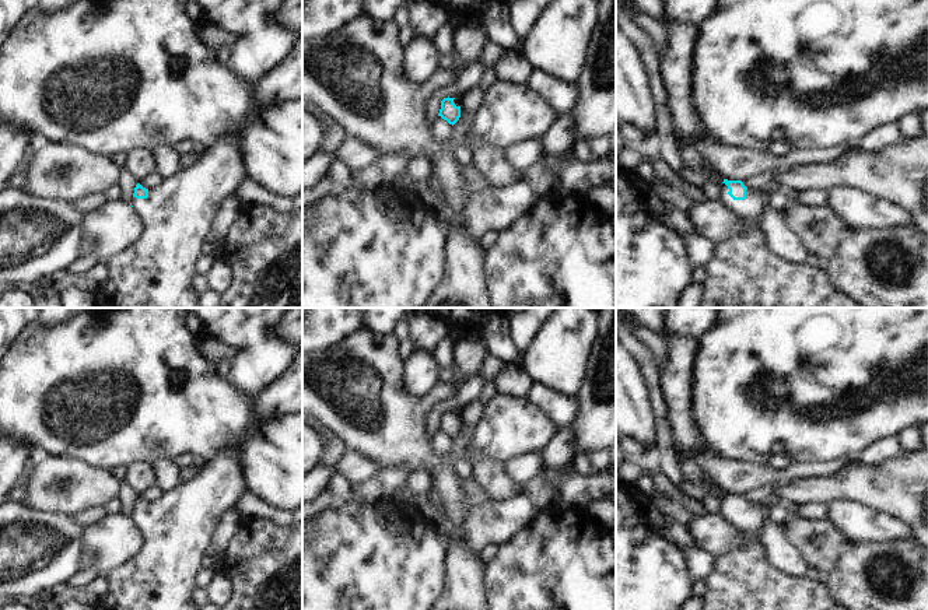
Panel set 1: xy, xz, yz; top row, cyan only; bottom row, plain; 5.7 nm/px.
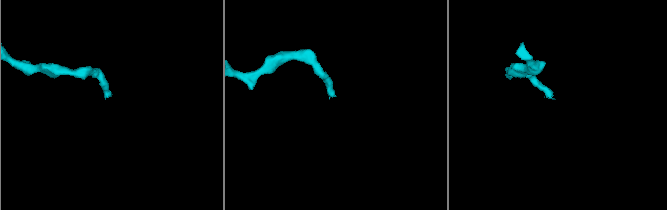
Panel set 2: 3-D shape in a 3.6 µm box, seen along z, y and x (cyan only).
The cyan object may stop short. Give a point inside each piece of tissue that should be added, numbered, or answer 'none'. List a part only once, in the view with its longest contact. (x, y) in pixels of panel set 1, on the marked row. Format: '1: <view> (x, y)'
1: yz (742, 273)

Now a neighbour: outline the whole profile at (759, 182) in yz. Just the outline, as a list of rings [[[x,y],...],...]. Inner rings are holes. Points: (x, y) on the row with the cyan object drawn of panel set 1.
[[[773,169],[773,171],[768,171],[743,180],[743,185],[747,189],[764,190],[764,187],[768,186],[778,175],[787,173],[789,171],[791,169],[788,171]]]

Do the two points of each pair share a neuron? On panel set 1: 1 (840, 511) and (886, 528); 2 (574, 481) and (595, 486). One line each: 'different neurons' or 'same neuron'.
1: same neuron
2: same neuron

